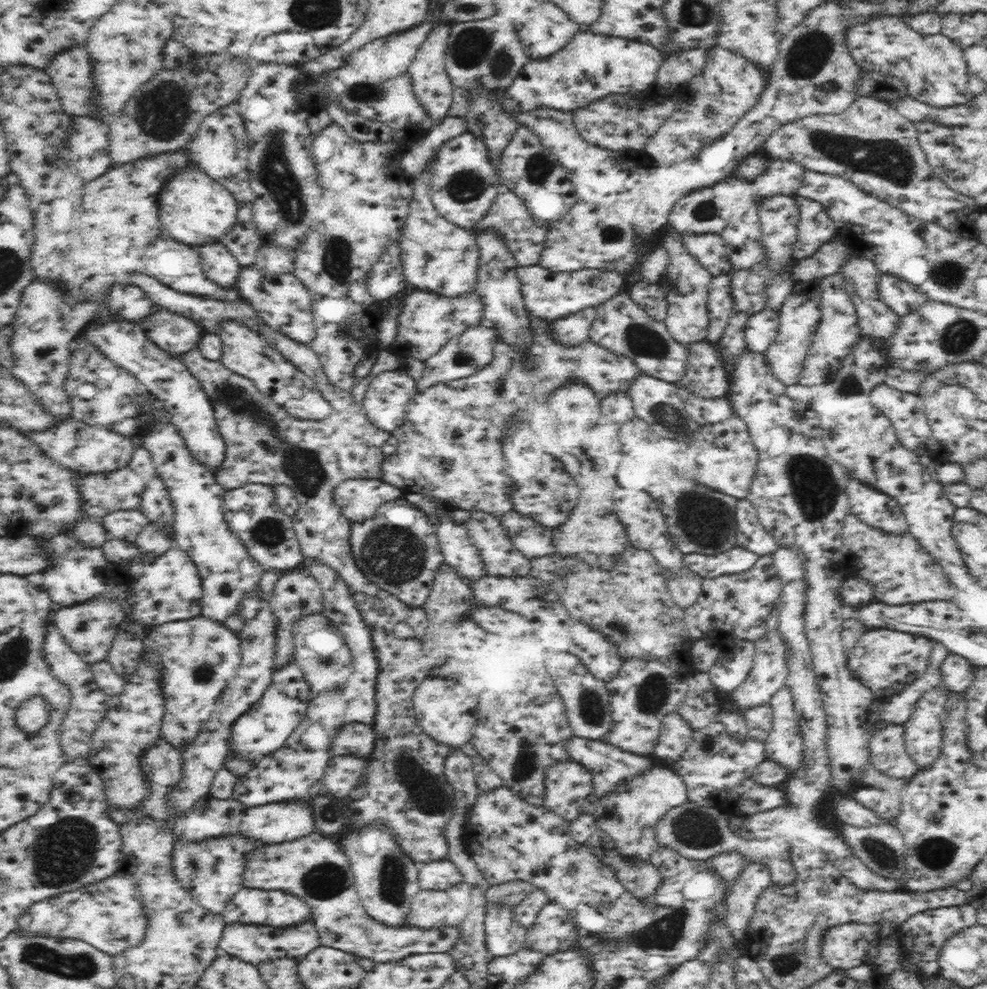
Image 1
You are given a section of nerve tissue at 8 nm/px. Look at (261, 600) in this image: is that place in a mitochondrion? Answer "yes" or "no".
no

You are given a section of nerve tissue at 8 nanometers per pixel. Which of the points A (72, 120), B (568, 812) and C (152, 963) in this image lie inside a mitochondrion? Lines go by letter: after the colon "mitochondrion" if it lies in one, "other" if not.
A: other
B: other
C: other

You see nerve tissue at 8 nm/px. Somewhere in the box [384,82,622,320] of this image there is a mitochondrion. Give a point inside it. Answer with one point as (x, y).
(464, 187)

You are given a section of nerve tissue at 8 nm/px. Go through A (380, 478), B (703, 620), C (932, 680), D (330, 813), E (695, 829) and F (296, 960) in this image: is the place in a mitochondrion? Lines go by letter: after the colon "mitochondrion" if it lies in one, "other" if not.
A: other
B: other
C: other
D: mitochondrion
E: mitochondrion
F: other

